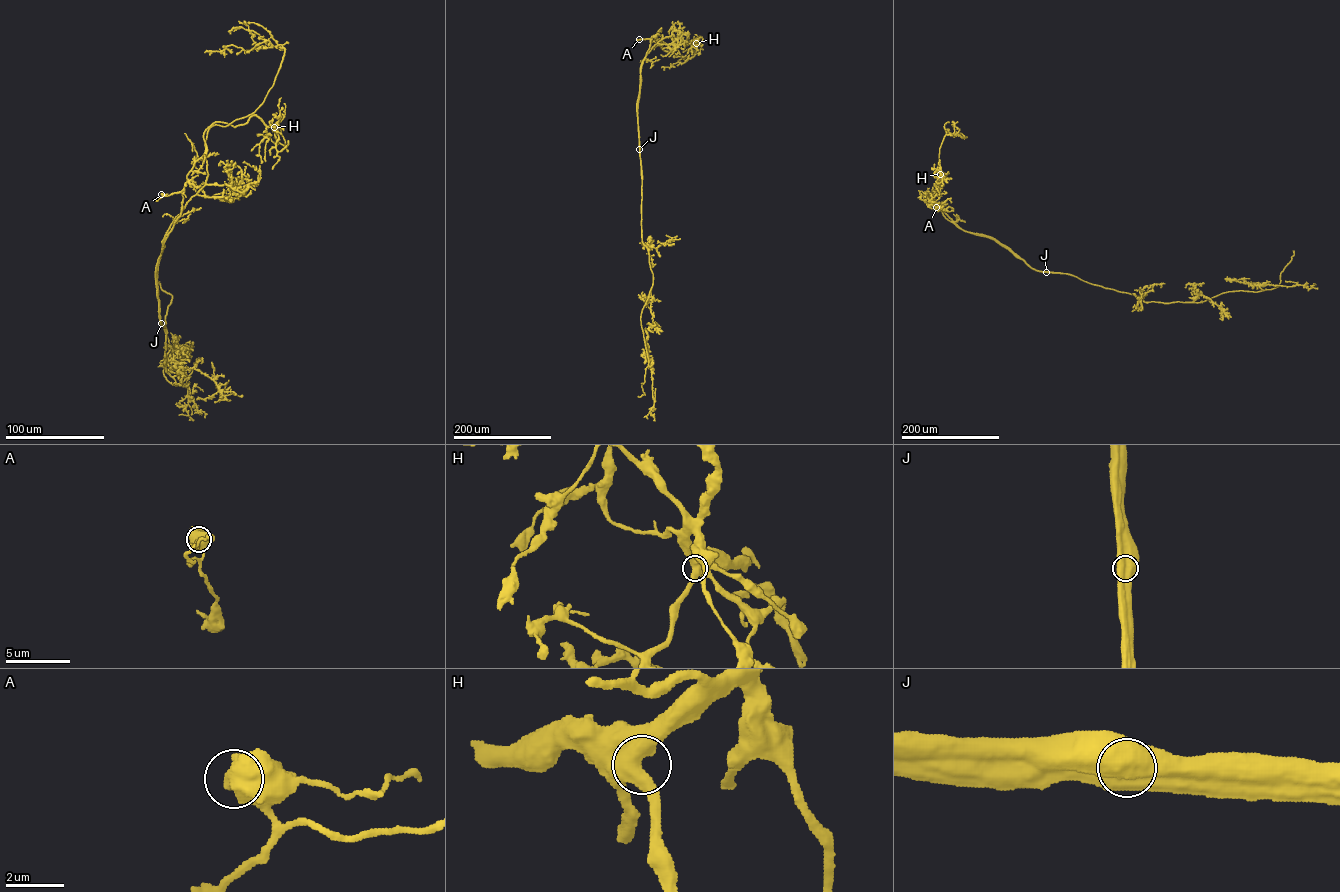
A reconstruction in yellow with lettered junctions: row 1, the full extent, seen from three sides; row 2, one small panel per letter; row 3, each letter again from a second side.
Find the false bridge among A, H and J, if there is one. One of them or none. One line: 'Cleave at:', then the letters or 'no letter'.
Cleave at: J

